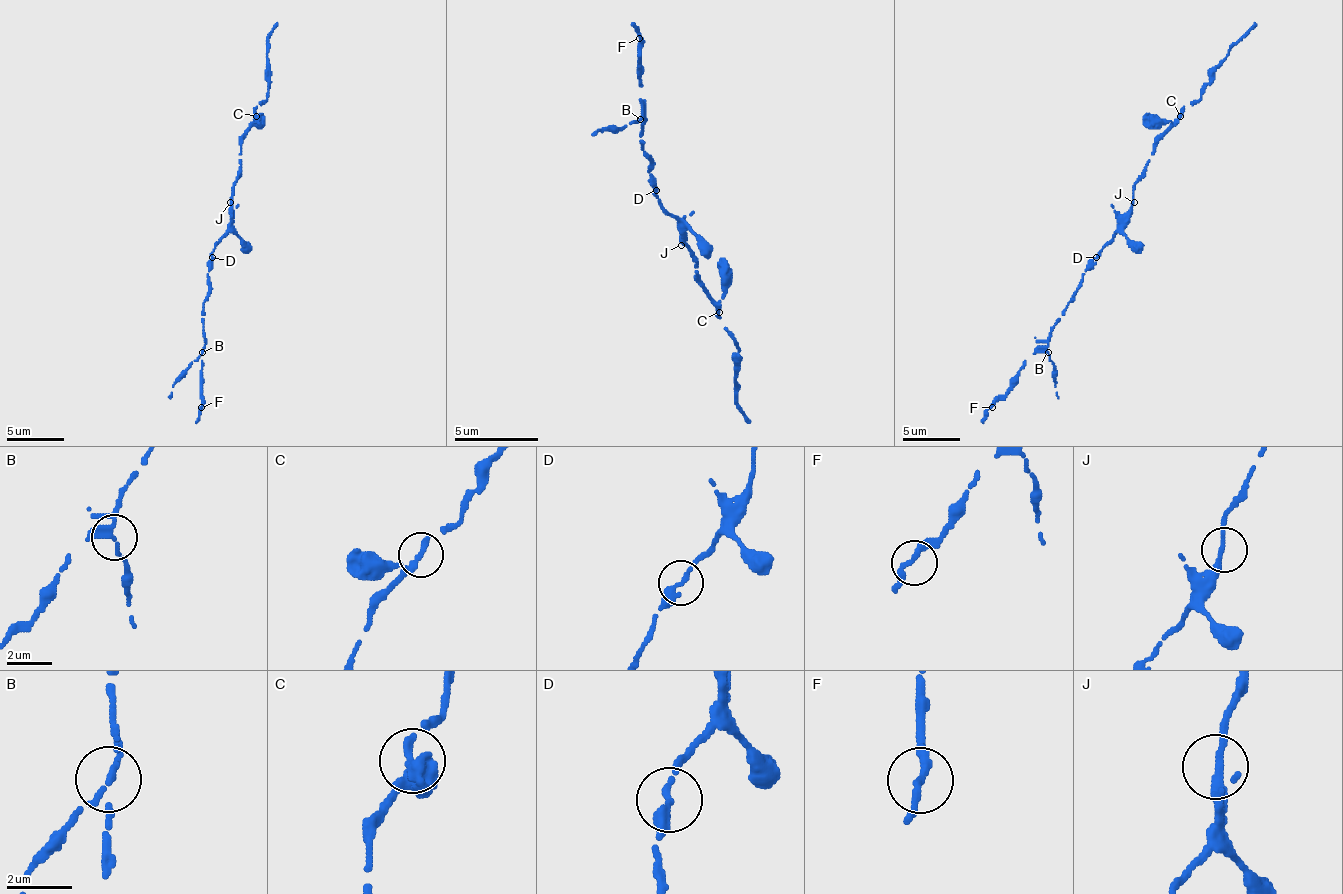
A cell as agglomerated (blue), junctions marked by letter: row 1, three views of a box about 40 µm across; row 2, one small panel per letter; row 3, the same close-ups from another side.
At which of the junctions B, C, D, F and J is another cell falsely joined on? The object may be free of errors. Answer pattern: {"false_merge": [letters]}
{"false_merge": ["B"]}

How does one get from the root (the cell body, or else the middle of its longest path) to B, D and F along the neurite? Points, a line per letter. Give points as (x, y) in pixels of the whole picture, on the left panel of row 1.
B: (233, 223), (227, 234), (212, 248), (212, 269), (207, 274), (210, 295), (204, 303), (204, 350), (201, 352)
D: (233, 223), (227, 234), (212, 248), (212, 257)
F: (233, 223), (227, 234), (212, 248), (212, 269), (207, 274), (210, 295), (204, 303), (201, 407)

